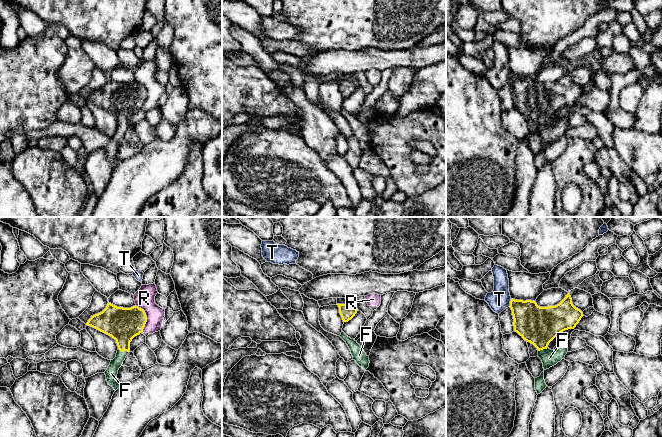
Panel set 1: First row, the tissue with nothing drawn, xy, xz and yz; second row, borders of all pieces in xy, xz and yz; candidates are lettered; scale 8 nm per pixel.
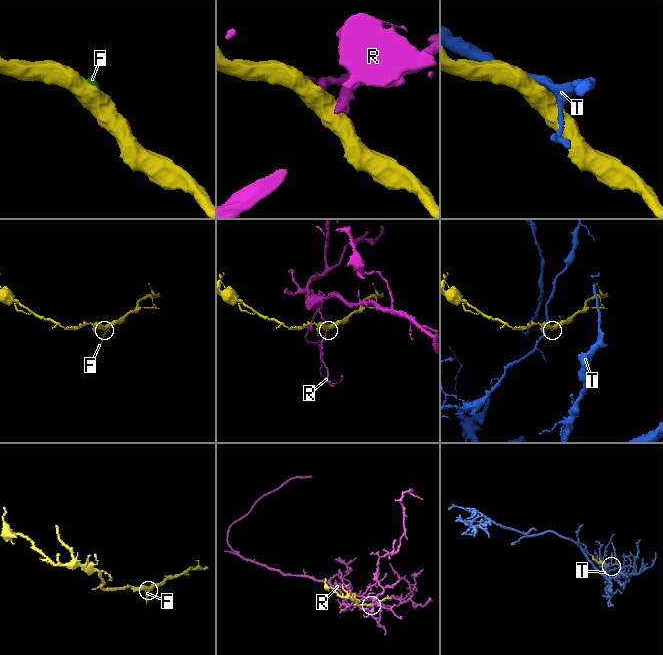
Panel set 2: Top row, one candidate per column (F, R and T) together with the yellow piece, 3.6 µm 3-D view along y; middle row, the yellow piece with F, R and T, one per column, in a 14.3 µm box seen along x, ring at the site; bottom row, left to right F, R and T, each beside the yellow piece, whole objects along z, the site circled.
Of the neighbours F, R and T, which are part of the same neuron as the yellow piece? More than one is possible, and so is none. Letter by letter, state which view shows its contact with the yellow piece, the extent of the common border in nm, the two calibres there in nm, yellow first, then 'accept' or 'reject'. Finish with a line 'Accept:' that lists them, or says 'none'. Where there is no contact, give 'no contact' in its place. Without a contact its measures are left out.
F: contact in xy; length 90 nm; calibres 280 and 100 nm; accept
R: contact in xy; length 220 nm; calibres 280 and 170 nm; reject
T: contact in yz; length 70 nm; calibres 280 and 170 nm; reject
Accept: F

